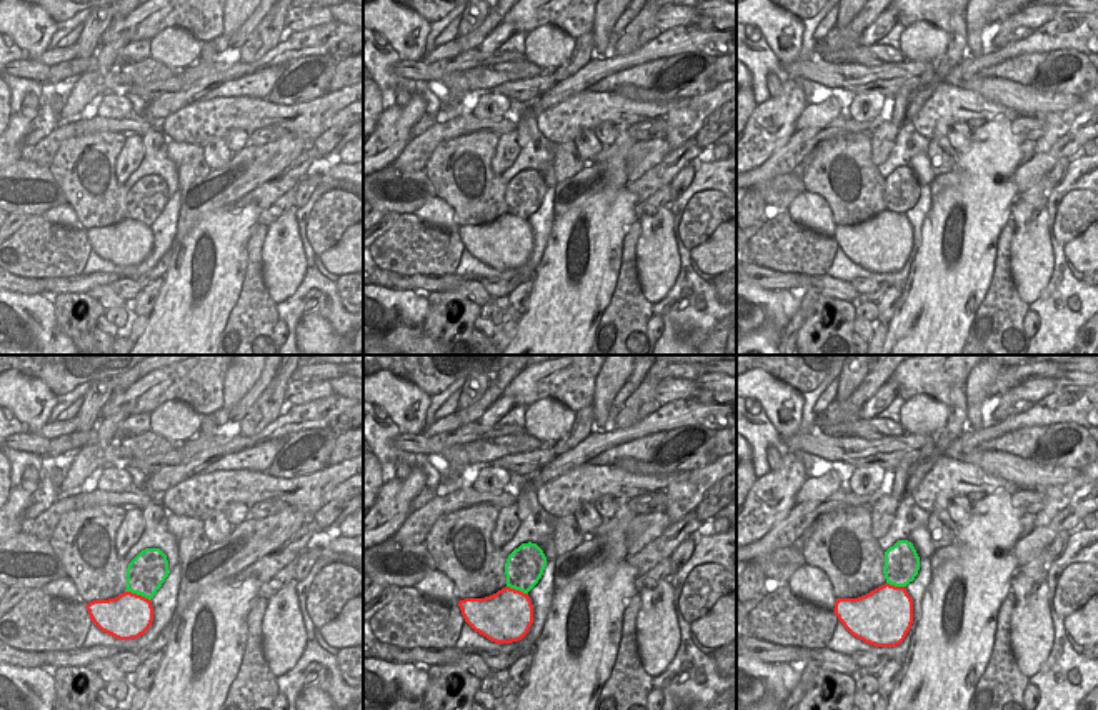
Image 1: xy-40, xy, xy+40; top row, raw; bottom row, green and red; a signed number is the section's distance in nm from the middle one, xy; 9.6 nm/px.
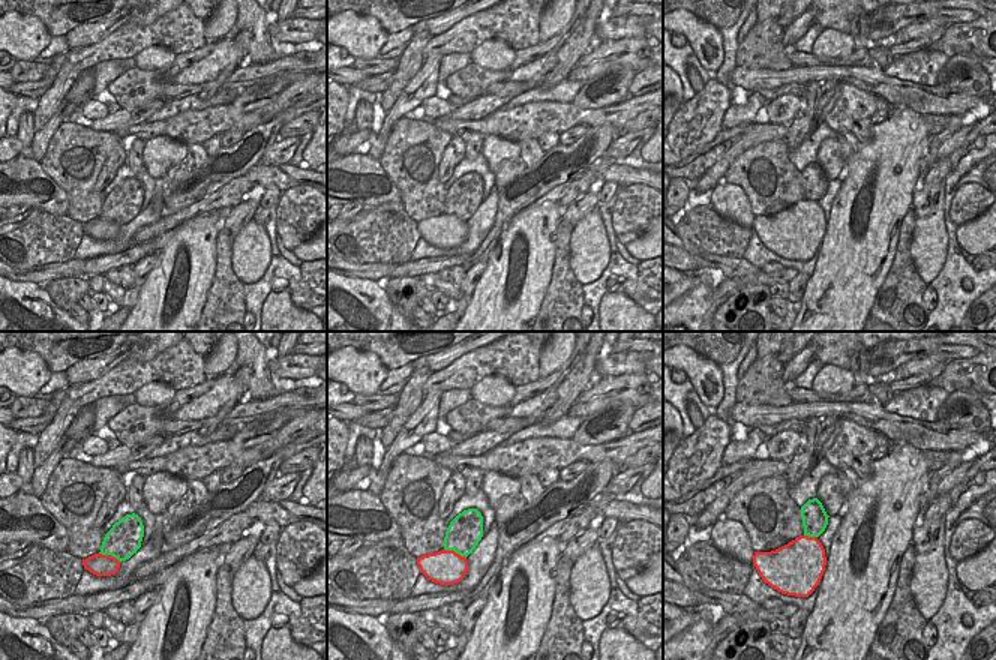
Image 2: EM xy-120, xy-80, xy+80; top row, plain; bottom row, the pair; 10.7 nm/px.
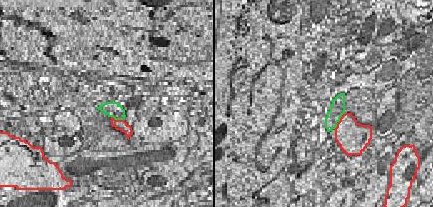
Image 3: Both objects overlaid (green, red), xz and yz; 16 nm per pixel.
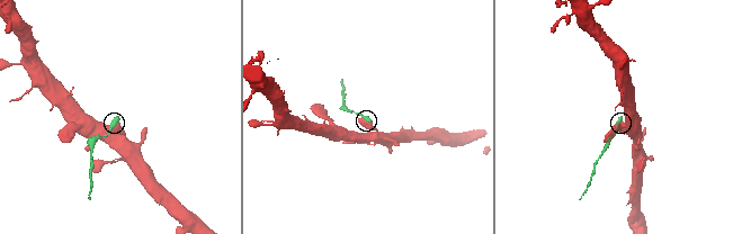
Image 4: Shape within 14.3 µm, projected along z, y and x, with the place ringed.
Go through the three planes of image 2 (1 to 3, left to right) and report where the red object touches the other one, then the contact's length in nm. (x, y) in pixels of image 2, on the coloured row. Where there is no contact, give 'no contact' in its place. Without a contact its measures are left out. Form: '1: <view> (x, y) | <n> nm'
1: xy-120 (110, 554) | 260 nm
2: xy-80 (455, 551) | 260 nm
3: xy+80 (810, 536) | 150 nm

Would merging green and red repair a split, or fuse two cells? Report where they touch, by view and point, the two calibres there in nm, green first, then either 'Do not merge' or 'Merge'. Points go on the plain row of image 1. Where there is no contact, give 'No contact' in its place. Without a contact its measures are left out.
Touches green at xy-40 (139, 220). Thickness 380 nm (green) against 440 nm. Do not merge.

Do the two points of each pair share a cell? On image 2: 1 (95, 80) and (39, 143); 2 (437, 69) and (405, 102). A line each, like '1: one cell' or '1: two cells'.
1: one cell
2: one cell

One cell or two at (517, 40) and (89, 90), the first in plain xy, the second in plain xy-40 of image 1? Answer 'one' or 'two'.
one

